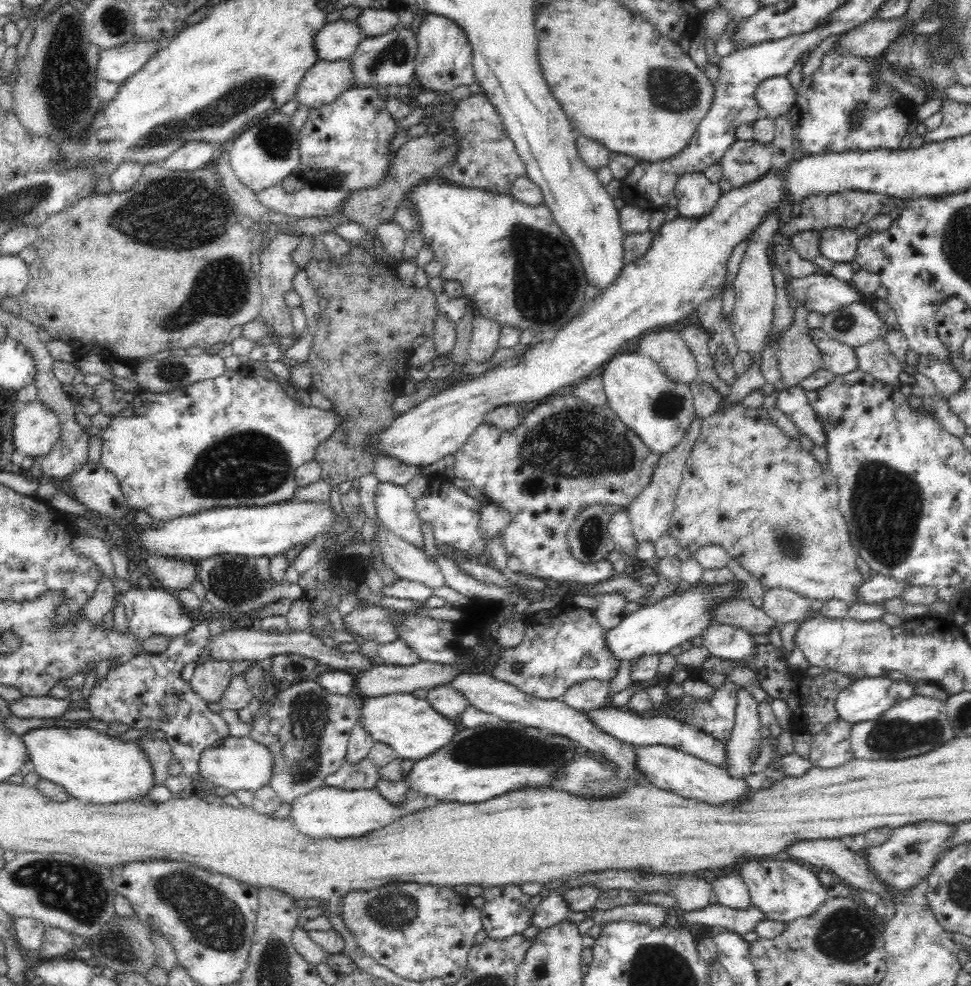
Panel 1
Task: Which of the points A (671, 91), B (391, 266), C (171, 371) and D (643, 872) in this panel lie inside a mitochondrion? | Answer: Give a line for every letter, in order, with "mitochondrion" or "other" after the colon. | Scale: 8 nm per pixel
A: mitochondrion
B: other
C: mitochondrion
D: other

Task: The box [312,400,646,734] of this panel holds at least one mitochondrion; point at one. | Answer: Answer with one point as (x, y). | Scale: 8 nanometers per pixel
(572, 434)

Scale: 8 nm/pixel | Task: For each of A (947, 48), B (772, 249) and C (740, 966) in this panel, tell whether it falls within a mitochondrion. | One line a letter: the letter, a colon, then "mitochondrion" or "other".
A: mitochondrion
B: other
C: other

